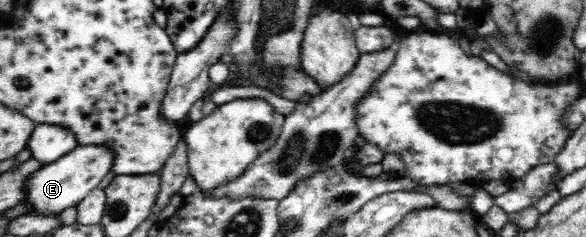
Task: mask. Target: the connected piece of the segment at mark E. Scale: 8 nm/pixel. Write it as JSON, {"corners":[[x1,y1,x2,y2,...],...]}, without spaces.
{"corners":[[77,146,73,151,44,165,25,179,25,197,19,204,27,206,25,214,39,216,59,215,69,207,75,207,87,194,97,188,103,177,112,169,113,154,107,146]]}

